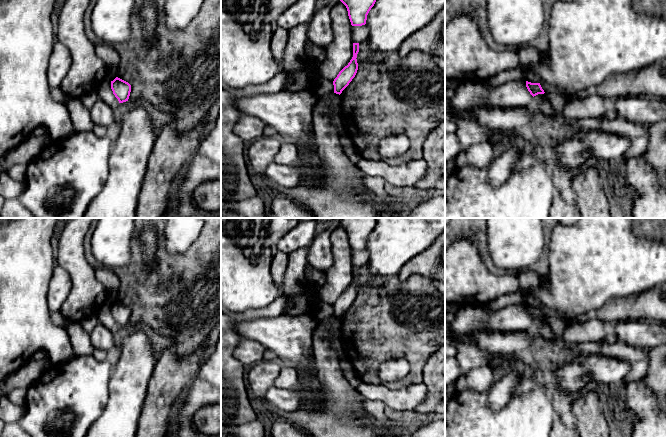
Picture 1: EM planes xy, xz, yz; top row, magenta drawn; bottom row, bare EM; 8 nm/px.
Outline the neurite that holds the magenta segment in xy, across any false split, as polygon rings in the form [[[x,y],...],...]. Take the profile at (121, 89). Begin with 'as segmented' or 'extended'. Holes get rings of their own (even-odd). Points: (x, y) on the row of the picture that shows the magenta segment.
as segmented | [[[116,77],[111,81],[111,89],[119,103],[128,101],[131,92],[131,85],[128,82]]]

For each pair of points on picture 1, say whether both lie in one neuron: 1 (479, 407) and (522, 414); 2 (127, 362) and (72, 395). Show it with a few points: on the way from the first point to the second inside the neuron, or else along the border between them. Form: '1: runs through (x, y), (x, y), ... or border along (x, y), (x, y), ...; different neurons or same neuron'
1: runs through (490, 416), (511, 416); same neuron
2: border along (113, 361), (108, 394); different neurons

